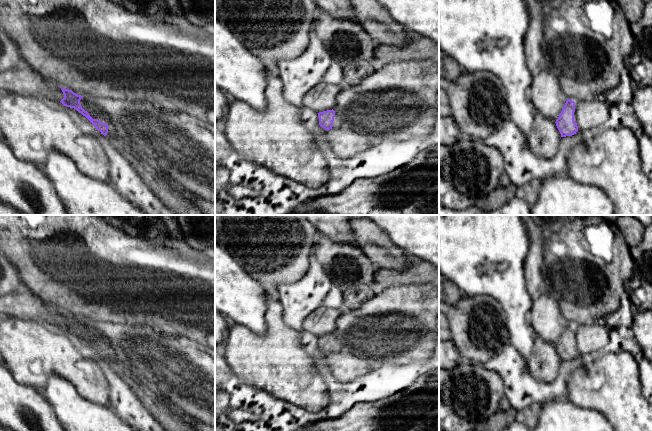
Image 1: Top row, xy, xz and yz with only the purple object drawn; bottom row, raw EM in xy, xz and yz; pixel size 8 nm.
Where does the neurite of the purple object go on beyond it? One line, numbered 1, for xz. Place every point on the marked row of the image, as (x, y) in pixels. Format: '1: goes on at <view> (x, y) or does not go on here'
1: goes on at xz (338, 121)

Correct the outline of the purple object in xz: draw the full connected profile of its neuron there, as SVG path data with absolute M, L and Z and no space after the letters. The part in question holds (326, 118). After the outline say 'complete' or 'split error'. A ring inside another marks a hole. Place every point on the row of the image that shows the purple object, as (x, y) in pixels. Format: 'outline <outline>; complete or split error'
outline M333 109L319 112L318 117L319 125L327 131L332 129L333 126L345 126L345 122L335 113Z; split error

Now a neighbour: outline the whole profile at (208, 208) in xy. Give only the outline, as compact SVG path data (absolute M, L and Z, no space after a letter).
M166 177L167 182L170 184L172 188L179 191L184 198L189 199L193 204L195 204L199 210L201 210L205 215L215 215L215 202L207 201L201 197L198 197L187 190L180 189L174 186L168 177Z

